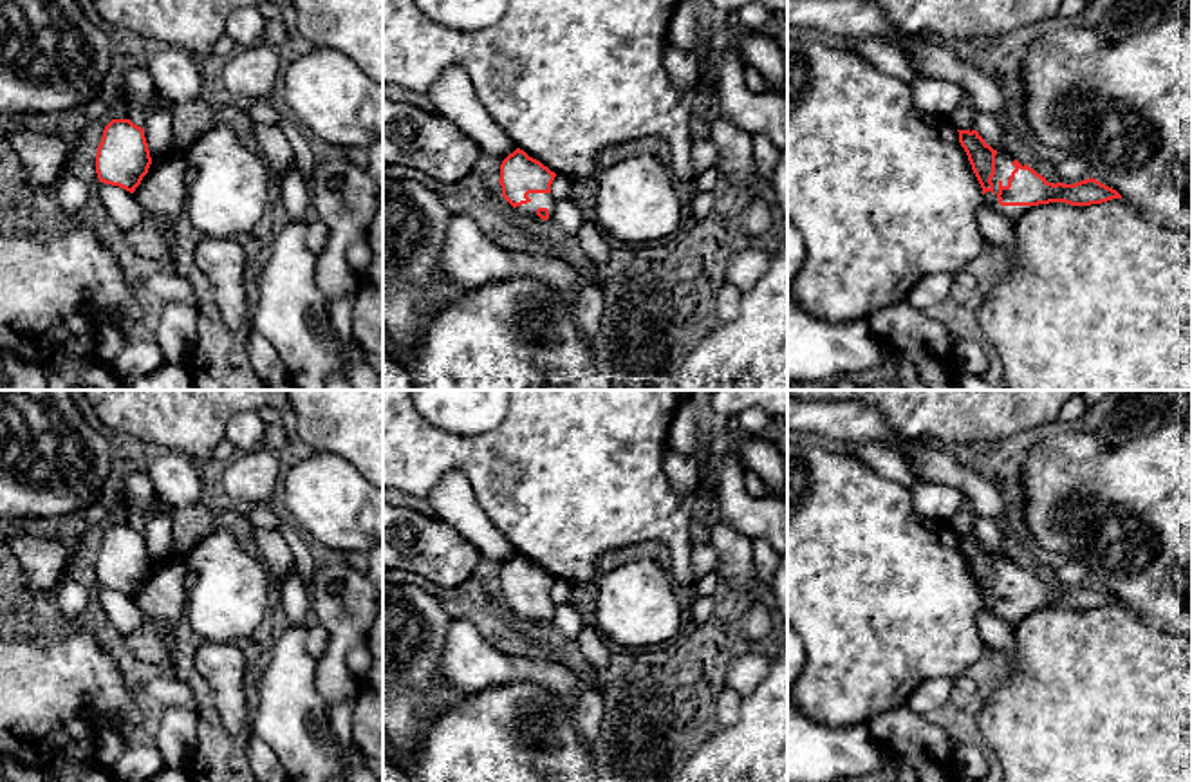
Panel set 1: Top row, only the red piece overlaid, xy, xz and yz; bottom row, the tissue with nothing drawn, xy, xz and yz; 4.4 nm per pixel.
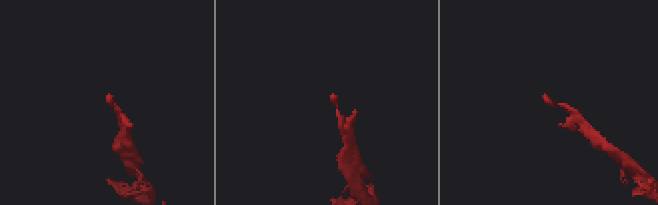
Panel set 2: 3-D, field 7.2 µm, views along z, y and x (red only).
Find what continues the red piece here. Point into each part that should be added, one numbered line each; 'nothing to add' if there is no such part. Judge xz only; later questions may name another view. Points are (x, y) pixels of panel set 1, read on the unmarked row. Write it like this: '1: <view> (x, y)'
1: xz (548, 605)

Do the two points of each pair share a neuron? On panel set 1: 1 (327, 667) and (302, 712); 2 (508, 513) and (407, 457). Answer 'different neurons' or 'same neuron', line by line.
1: different neurons
2: same neuron

